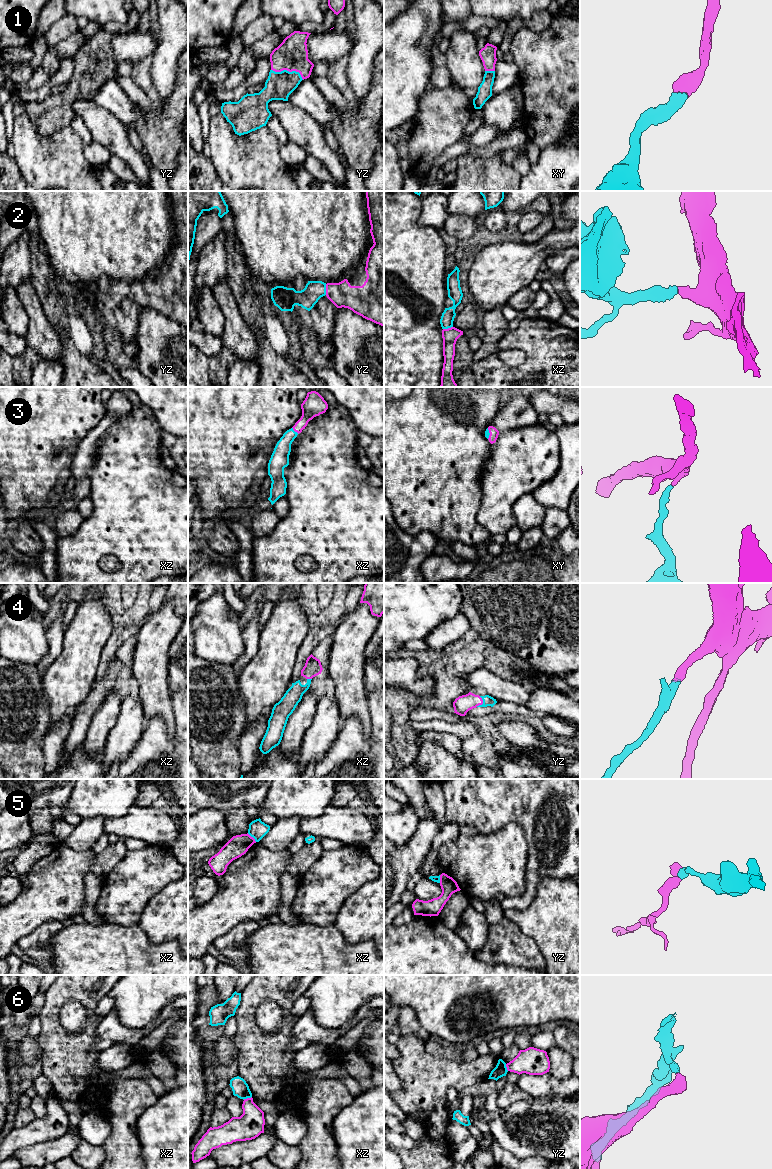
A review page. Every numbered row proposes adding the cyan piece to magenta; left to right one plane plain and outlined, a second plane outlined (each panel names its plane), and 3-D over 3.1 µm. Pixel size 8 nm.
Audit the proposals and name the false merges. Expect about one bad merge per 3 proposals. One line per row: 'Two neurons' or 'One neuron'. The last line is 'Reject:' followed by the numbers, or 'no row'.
1: One neuron
2: One neuron
3: One neuron
4: One neuron
5: Two neurons
6: Two neurons
Reject: 5, 6

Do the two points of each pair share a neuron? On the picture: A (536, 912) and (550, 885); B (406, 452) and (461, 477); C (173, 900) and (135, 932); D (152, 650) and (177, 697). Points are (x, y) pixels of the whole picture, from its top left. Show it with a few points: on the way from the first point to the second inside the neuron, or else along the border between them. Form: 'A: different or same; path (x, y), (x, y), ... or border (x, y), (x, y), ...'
A: same; path (543, 905), (550, 898), (550, 892)
B: same; path (420, 452), (444, 476), (447, 476)
C: different; border (137, 925), (145, 933), (149, 941)
D: different; border (170, 694), (173, 717)

